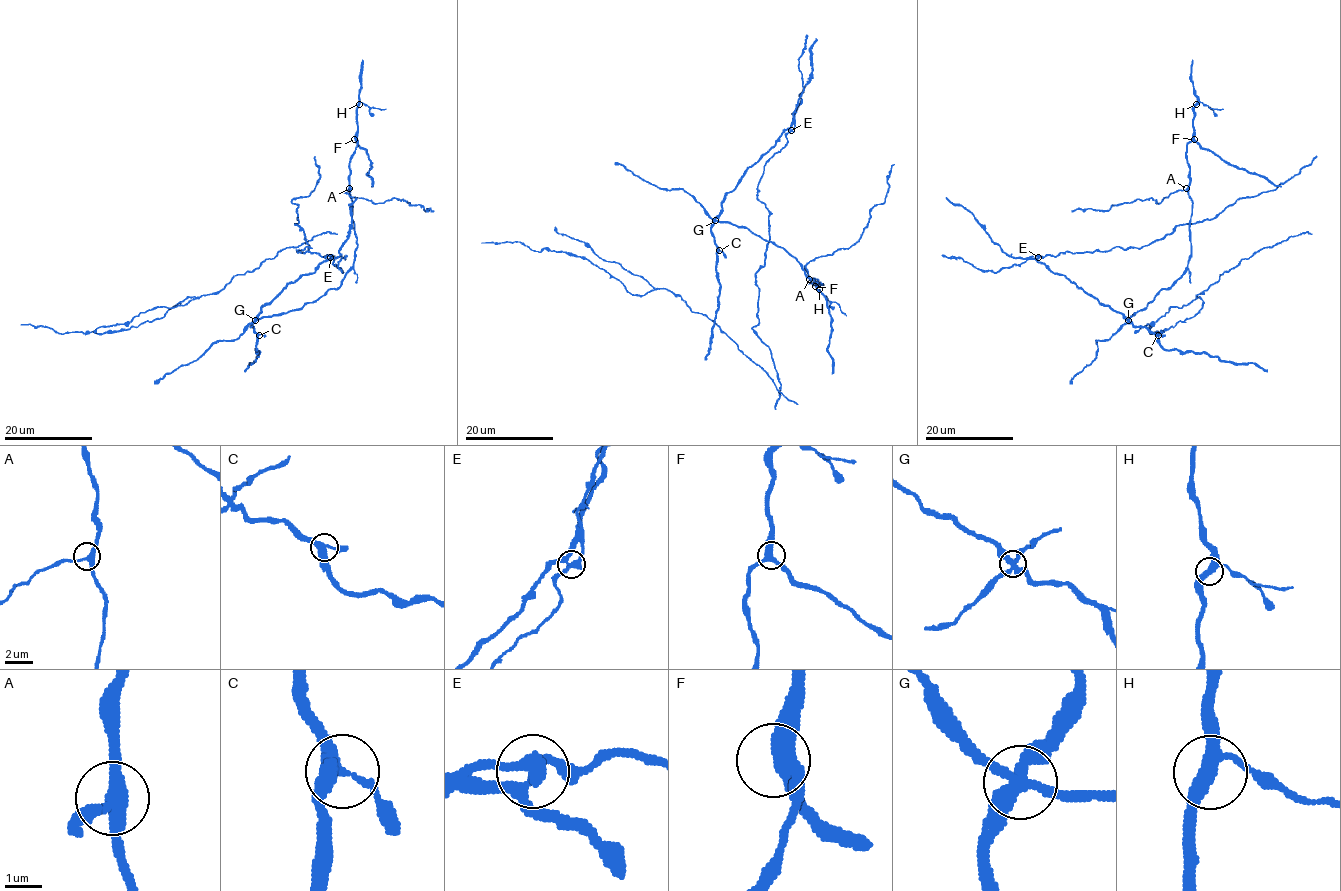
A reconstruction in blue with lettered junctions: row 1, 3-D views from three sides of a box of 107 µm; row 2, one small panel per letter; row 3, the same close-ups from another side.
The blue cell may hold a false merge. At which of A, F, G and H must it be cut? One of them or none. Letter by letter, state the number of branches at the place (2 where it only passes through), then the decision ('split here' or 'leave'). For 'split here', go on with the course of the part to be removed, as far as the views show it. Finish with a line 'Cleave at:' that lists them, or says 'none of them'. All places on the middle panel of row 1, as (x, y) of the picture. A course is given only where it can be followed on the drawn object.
A: 3 branches meet; leave
F: 3 branches meet; leave
G: 4 branches meet; split here; foreign part runs (715, 220), (743, 173), (791, 131), (766, 162), (757, 197), (769, 235), (752, 328), (777, 372), (775, 409)
H: 3 branches meet; leave
Cleave at: G

